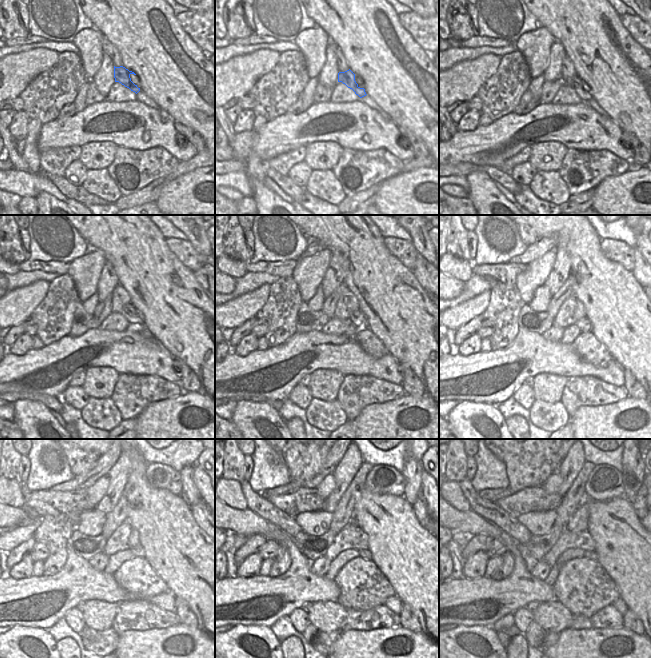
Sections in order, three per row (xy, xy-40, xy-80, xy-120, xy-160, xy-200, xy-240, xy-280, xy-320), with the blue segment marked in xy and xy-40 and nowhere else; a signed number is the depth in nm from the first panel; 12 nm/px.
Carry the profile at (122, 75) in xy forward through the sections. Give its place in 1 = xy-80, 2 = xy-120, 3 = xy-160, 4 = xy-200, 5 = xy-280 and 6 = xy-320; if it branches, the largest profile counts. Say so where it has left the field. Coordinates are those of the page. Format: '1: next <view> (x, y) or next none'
1: next xy-80 (575, 83)
2: next xy-120 (129, 311)
3: next xy-160 (357, 317)
4: next xy-200 (584, 325)
5: next xy-280 (365, 554)
6: next xy-320 (592, 555)

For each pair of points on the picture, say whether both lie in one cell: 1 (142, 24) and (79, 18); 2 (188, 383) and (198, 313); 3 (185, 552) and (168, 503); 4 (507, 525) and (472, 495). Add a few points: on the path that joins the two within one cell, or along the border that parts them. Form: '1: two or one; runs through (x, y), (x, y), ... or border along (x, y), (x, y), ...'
1: two; border along (81, 10), (94, 26)
2: two; border along (174, 357), (182, 360), (190, 368), (203, 388)
3: one; runs through (173, 540), (168, 533), (168, 515)
4: one; runs through (498, 517), (481, 504)

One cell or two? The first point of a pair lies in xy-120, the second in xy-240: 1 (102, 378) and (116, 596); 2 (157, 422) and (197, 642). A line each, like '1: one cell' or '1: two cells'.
1: two cells
2: one cell

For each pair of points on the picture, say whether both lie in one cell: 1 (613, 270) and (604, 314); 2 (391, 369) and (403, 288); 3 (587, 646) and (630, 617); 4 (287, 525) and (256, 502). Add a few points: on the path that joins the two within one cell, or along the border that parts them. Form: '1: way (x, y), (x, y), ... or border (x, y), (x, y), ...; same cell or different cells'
1: way (611, 281), (611, 303); same cell
2: border (387, 352), (398, 362); different cells
3: border (623, 626), (640, 635); different cells
4: way (279, 518), (264, 508); same cell

